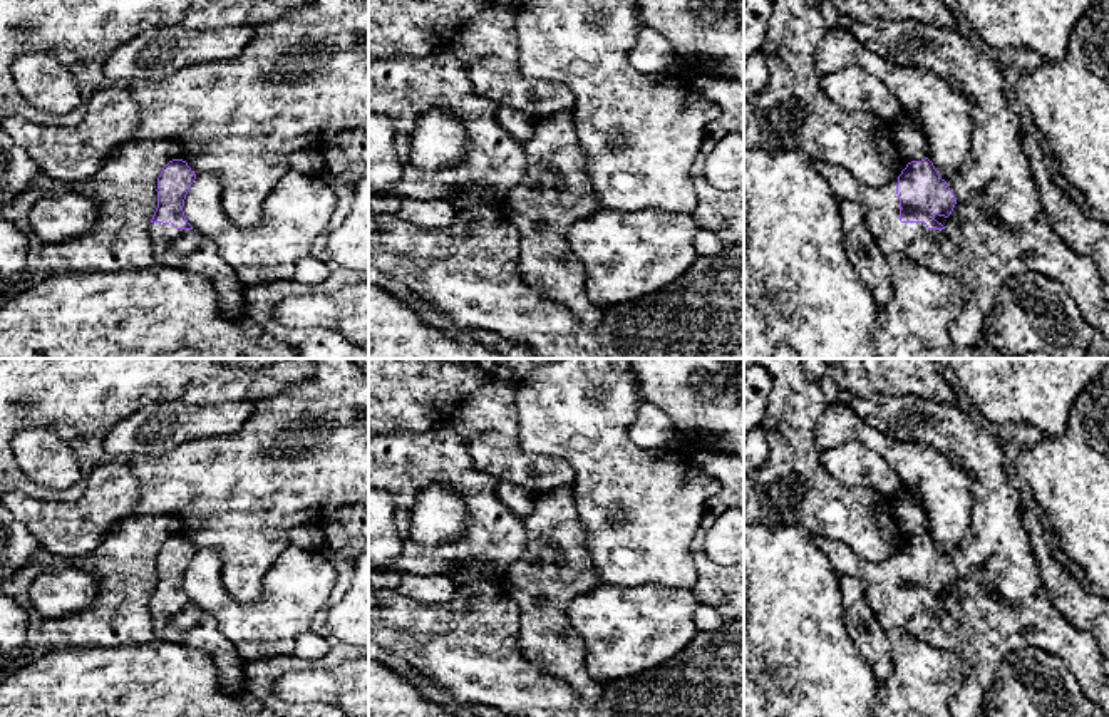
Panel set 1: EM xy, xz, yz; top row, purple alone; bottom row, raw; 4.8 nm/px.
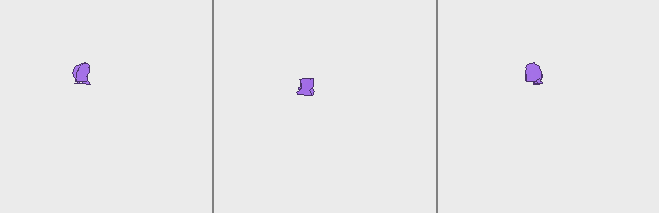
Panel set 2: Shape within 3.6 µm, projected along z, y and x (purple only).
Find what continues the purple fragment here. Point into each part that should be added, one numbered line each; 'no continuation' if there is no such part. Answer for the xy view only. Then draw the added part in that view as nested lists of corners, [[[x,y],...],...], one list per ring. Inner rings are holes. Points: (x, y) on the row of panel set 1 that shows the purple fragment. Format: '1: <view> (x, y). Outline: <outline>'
1: xy (188, 250). Outline: [[[151,223],[149,235],[157,265],[208,276],[216,290],[221,317],[228,322],[241,322],[246,317],[245,285],[211,238],[194,230],[178,230],[171,223]]]

